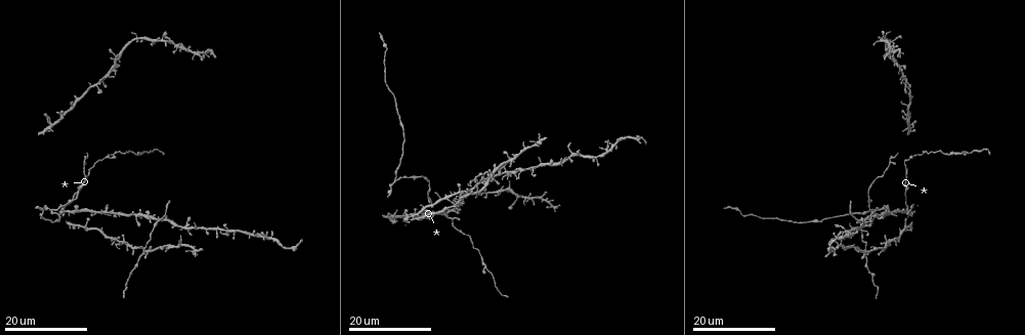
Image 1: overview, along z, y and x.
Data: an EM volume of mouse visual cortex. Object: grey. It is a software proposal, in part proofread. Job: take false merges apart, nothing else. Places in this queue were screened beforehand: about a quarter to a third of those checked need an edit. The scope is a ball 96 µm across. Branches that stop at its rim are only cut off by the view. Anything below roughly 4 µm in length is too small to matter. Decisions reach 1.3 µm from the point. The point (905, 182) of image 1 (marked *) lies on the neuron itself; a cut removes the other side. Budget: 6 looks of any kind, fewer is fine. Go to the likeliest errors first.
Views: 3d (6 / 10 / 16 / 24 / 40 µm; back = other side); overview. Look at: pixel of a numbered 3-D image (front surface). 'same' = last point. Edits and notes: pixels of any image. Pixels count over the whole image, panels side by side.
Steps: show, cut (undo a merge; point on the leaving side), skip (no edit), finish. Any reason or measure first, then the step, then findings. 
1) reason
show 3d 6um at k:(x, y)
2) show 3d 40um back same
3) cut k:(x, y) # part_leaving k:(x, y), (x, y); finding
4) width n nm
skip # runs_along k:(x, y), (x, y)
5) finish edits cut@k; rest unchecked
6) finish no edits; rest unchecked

a fork
show 3d 24um at 1:(890, 161)

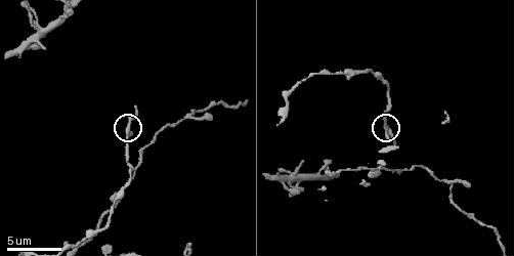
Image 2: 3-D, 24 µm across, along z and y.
show 3d 6um at 2:(125, 130)

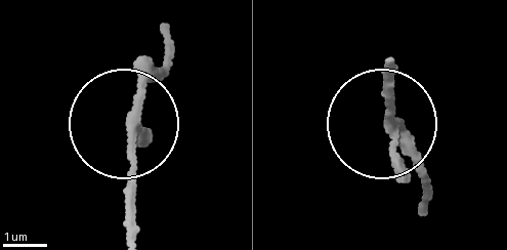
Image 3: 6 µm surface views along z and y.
side_arm 62 um
skip # one neuron here

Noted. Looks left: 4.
thin arm on a thick one
show 3d 16um at 1:(960, 154)

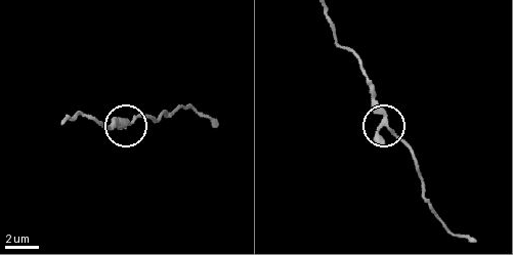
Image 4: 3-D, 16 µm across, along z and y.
show 3d 10um at 4:(383, 124)

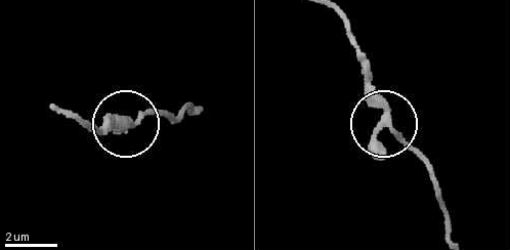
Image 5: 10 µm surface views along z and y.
width 250 nm
skip # runs_along 5:(69, 111), (97, 128), (172, 115); continuous, no second neuron

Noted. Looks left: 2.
two arms in line, one across
show 3d 16um at 1:(508, 172)

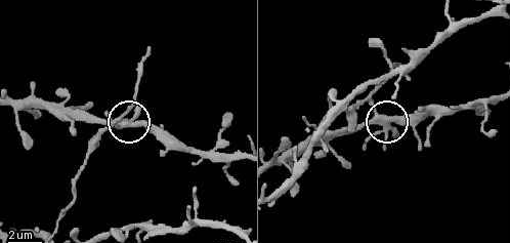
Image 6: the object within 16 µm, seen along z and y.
closer look
show 3d 10um at 6:(376, 114)

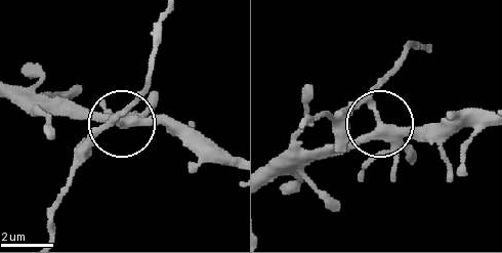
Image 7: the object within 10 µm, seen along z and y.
cut 7:(84, 144) # part_leaving 7:(110, 126), (75, 170), (52, 236); a second neuron is stuck on

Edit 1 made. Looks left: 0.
finish edits cut@7; rest unchecked

